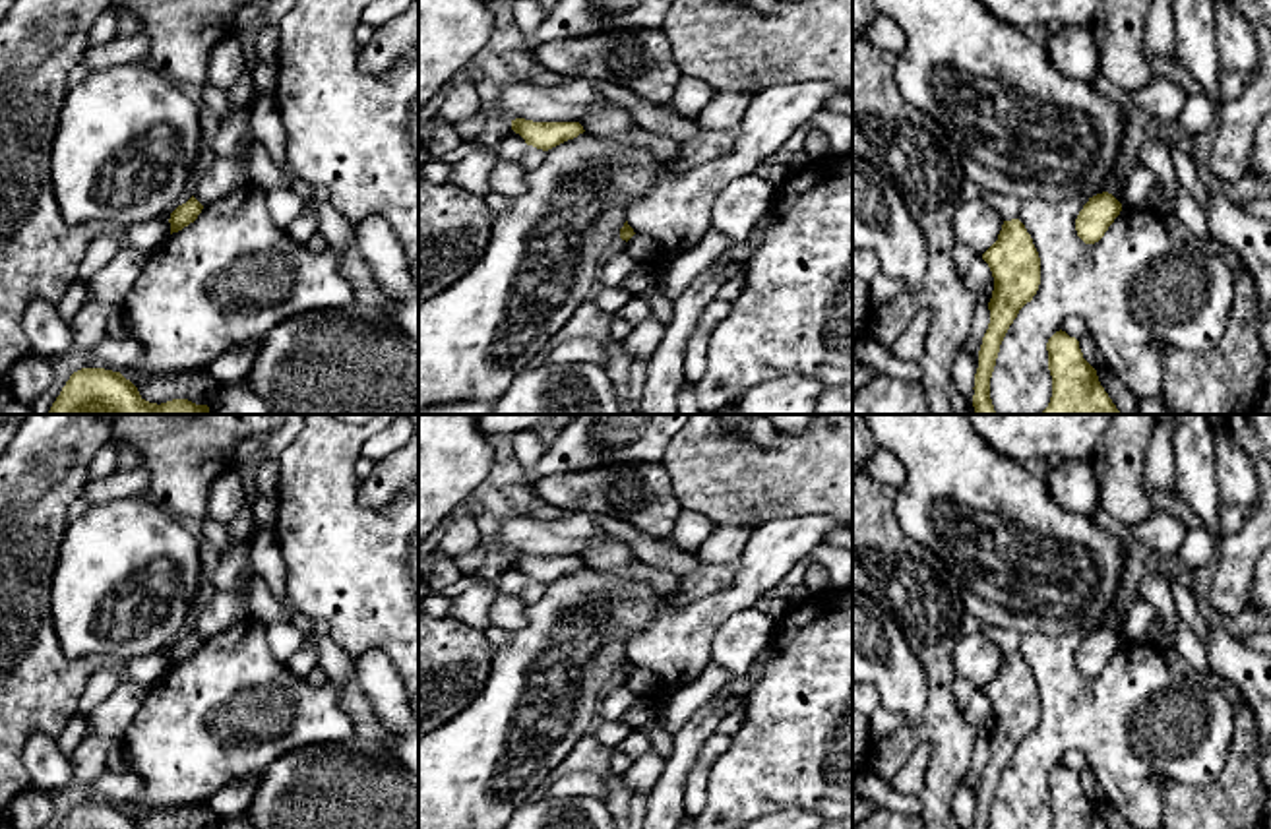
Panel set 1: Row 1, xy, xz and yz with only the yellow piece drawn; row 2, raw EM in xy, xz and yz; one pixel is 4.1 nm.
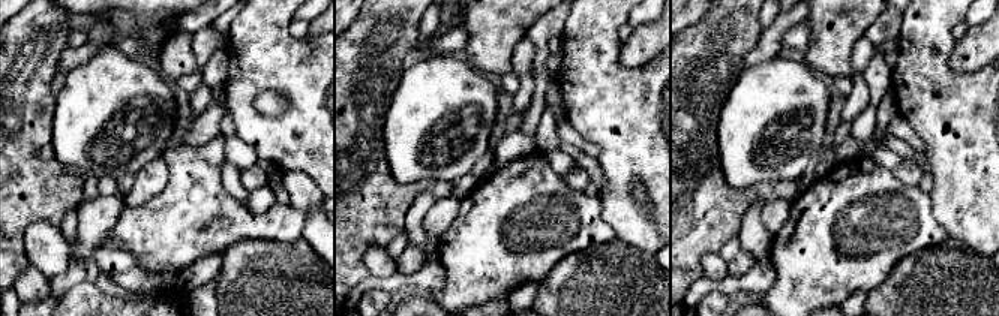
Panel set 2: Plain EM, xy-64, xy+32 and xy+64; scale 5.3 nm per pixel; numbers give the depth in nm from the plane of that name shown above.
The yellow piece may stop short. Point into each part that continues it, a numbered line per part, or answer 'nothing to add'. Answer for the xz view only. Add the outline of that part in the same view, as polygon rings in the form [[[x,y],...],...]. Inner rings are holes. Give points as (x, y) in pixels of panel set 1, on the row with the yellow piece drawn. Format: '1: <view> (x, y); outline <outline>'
nothing to add

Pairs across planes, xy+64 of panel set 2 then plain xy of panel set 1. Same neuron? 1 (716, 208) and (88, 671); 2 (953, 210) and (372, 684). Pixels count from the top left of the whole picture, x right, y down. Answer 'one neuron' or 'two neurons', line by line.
1: one neuron
2: two neurons

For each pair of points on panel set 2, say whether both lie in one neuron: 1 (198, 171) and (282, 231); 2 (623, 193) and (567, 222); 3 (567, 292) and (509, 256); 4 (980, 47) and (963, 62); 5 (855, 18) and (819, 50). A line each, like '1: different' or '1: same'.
1: same
2: different
3: different
4: same
5: same

